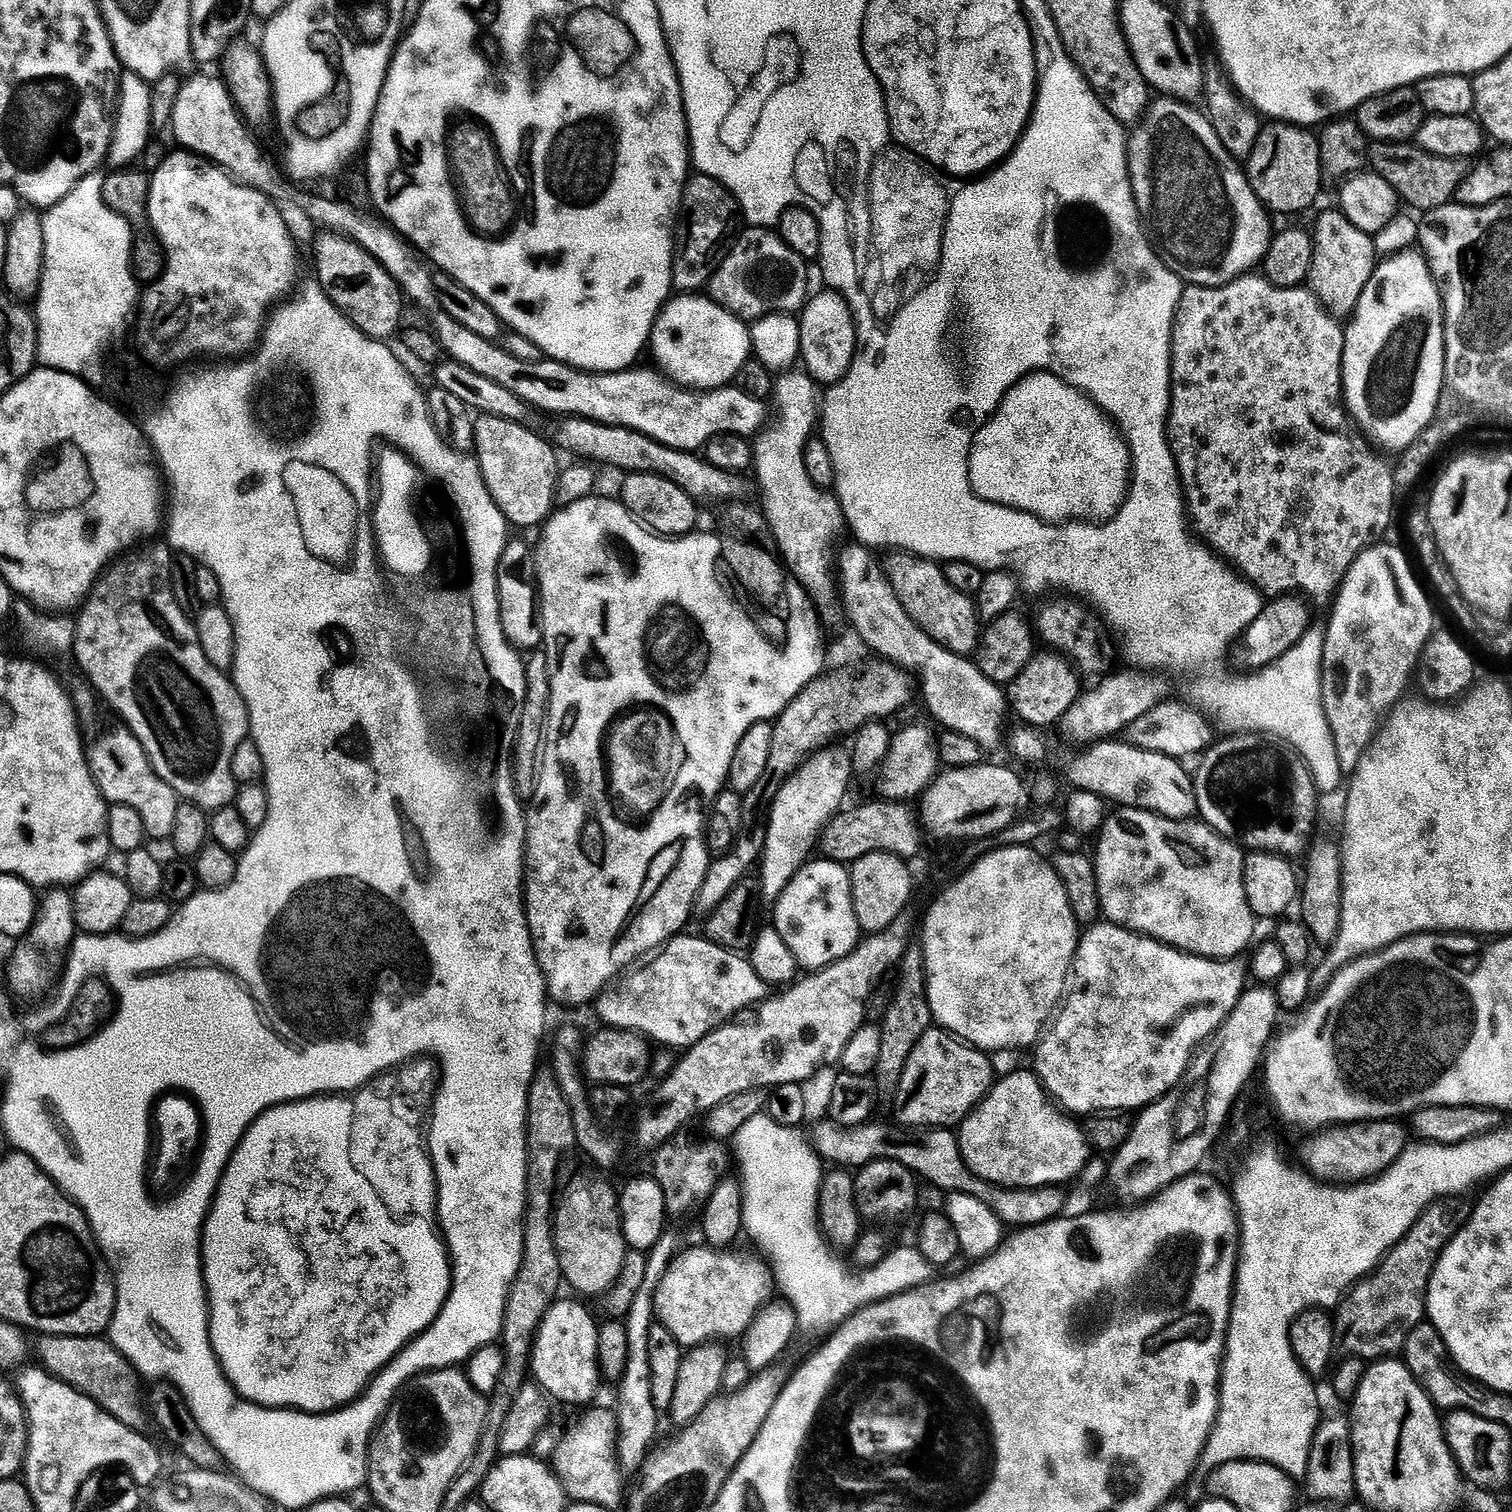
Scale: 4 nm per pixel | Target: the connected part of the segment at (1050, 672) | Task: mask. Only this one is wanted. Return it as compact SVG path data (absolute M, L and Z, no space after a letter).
M1056 652L1045 653L1037 653L1006 688L1007 703L1011 707L1013 705L1019 718L1028 723L1025 725L1038 730L1044 729L1044 726L1057 725L1082 691L1071 661Z

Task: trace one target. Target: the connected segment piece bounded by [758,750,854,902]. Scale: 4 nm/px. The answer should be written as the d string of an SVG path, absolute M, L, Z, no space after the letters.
M828 751L809 756L800 765L799 770L782 786L782 790L778 790L778 798L774 798L774 806L766 817L768 833L758 873L768 902L779 898L790 878L794 878L794 874L798 874L798 870L808 863L824 828L845 807L844 795L848 792L848 783L854 780L852 758L845 753L843 756L840 752Z

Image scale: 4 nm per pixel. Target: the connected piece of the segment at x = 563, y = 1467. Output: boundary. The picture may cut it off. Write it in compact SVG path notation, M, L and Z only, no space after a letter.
M589 1407L585 1411L589 1412L561 1438L550 1464L560 1485L573 1501L590 1502L612 1510L619 1504L621 1507L626 1500L626 1476L617 1456L617 1413L596 1407Z

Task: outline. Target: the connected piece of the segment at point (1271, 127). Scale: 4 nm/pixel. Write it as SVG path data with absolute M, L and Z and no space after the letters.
M1283 122L1263 125L1253 152L1246 159L1246 171L1254 194L1269 213L1292 216L1306 211L1319 198L1320 187L1326 184L1319 144L1319 135L1307 127Z

